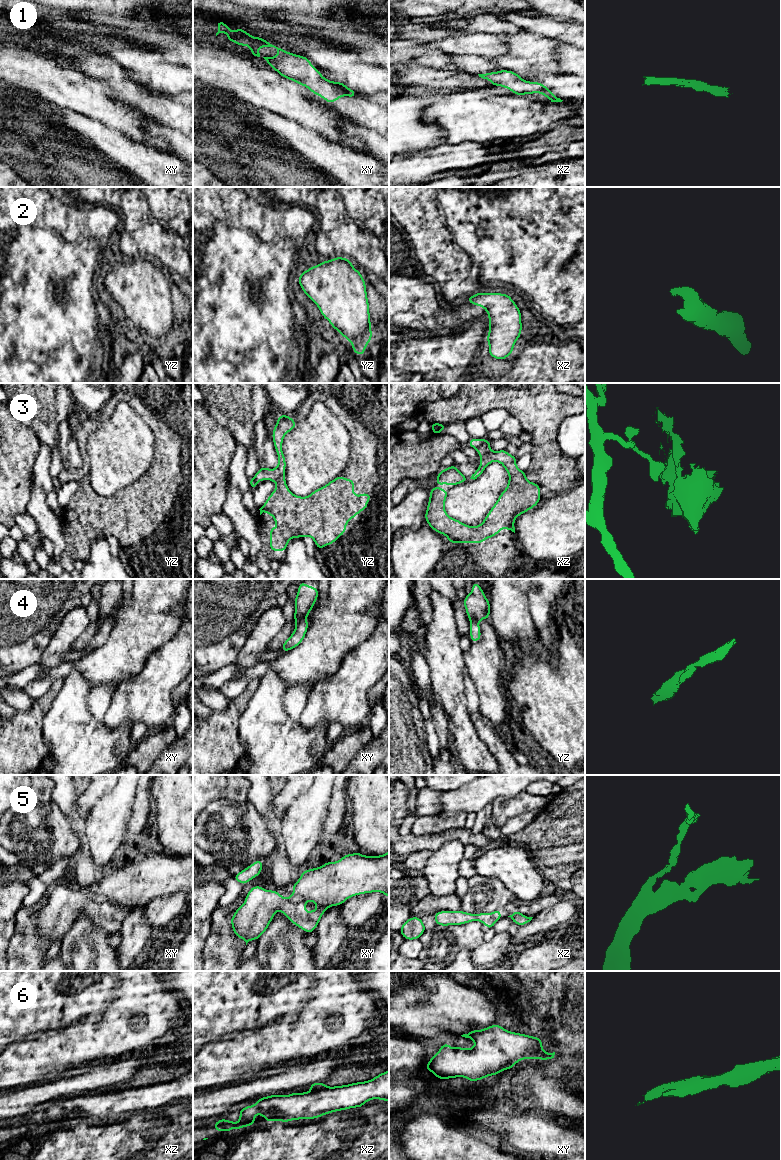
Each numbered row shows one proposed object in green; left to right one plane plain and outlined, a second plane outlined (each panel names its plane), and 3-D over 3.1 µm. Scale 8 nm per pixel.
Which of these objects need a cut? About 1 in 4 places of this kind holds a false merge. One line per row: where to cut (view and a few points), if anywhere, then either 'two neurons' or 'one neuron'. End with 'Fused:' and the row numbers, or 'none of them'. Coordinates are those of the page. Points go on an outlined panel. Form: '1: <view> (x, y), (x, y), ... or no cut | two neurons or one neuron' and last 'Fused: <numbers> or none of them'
1: no cut | one neuron
2: no cut | one neuron
3: xz (486, 440), (476, 449) | two neurons
4: no cut | one neuron
5: no cut | one neuron
6: no cut | one neuron
Fused: 3

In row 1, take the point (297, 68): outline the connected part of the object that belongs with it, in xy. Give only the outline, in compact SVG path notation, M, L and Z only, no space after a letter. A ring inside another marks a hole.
M219 20L216 25L218 27L216 36L219 33L226 33L228 41L240 46L249 46L253 57L267 61L269 66L282 77L307 87L326 102L335 102L343 96L355 98L357 91L351 90L342 82L334 82L324 78L320 71L311 65L311 61L307 57L286 52L279 45L269 43L260 37L253 37L241 28L232 32L223 21ZM260 47L277 48L278 54L276 57L260 55L258 53Z

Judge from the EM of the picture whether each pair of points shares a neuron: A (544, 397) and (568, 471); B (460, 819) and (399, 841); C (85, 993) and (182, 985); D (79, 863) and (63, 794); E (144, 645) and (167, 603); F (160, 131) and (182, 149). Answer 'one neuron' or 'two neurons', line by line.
A: one neuron
B: two neurons
C: two neurons
D: one neuron
E: one neuron
F: one neuron

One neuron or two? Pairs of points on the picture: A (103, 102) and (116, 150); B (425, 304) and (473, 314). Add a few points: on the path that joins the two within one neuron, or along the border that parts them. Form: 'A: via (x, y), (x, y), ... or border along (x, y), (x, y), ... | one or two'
A: border along (88, 118), (100, 121), (130, 139) | two
B: via (437, 315), (461, 314) | one

